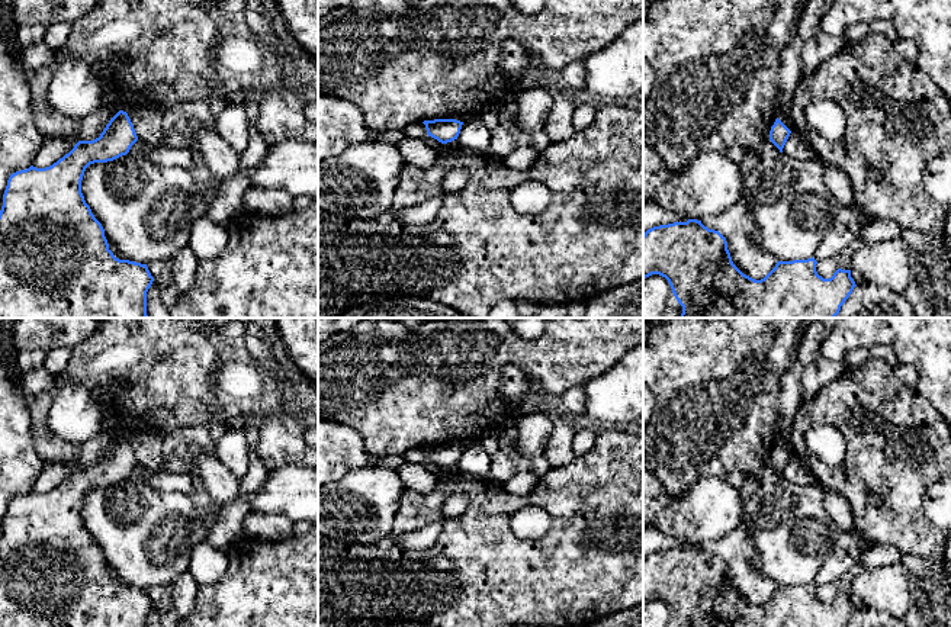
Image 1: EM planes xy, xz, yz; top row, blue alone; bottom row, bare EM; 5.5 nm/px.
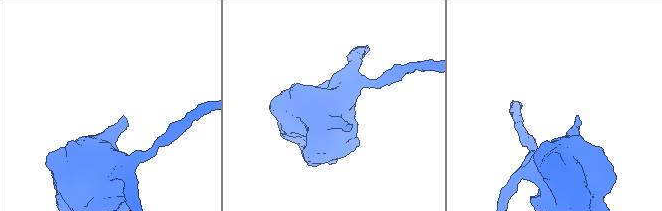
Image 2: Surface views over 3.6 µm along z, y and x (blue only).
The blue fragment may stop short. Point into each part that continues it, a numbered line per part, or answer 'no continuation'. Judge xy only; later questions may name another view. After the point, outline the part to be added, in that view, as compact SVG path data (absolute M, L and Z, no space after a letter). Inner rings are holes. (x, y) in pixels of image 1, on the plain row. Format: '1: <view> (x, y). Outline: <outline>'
no continuation

